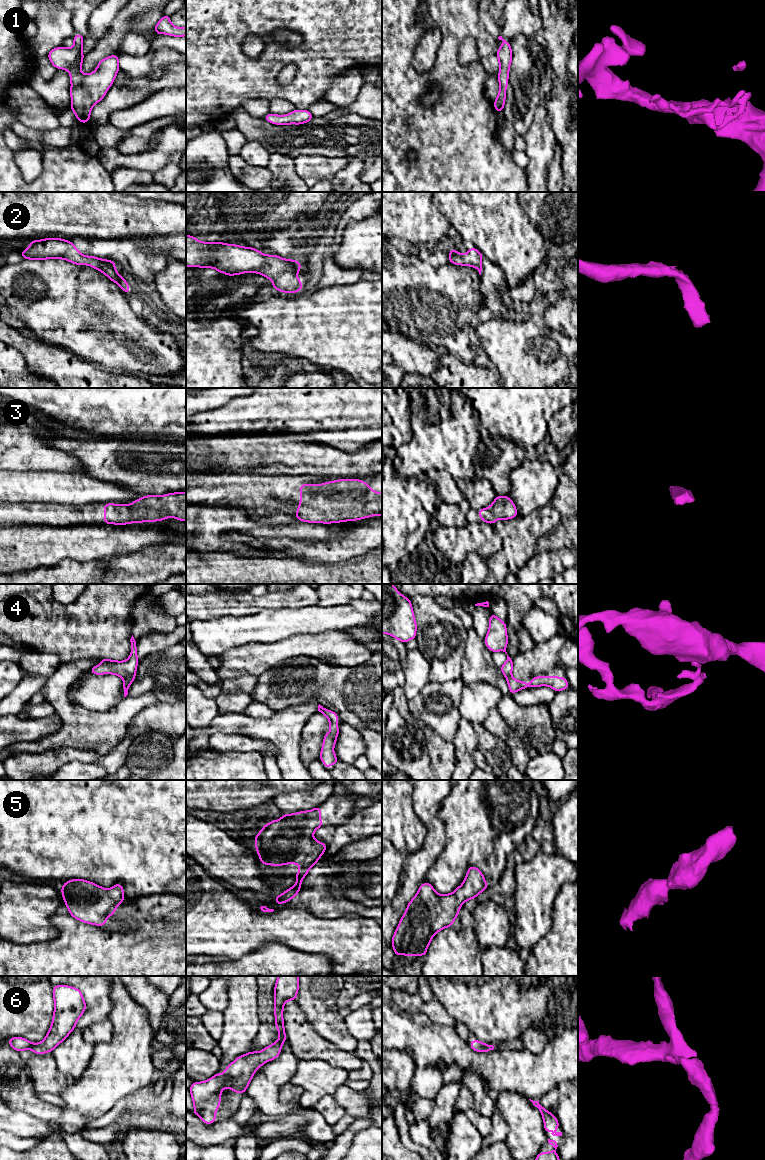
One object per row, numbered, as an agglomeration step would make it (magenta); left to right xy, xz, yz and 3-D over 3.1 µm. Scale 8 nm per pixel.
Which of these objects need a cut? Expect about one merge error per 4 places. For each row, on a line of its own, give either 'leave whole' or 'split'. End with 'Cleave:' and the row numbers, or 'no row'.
1: leave whole
2: leave whole
3: leave whole
4: split
5: leave whole
6: leave whole
Cleave: 4

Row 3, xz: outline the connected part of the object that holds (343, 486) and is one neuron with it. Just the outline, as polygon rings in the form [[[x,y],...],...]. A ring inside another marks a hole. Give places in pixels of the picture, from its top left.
[[[340,479],[320,485],[303,482],[299,491],[300,505],[295,515],[300,521],[329,524],[382,516],[382,493],[374,492],[366,482],[359,479]]]

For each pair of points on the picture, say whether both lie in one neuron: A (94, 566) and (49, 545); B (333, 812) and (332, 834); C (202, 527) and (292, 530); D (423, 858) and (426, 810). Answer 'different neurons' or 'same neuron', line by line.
A: different neurons
B: different neurons
C: same neuron
D: same neuron

